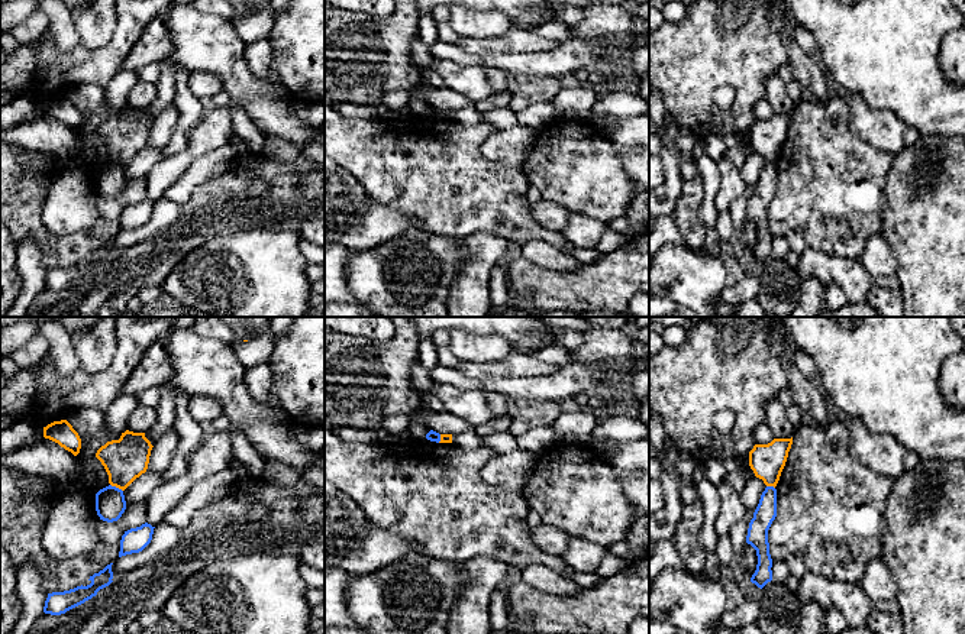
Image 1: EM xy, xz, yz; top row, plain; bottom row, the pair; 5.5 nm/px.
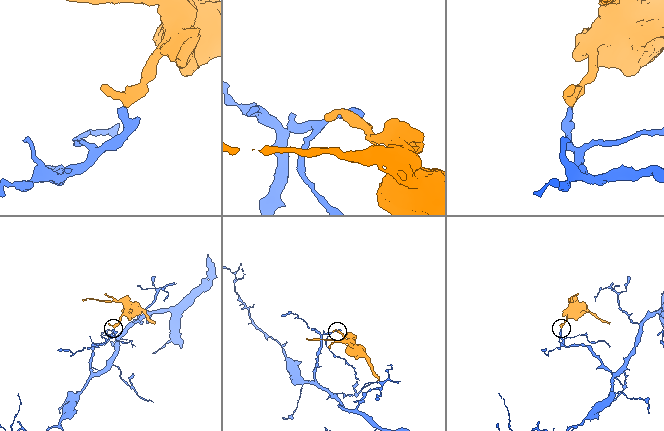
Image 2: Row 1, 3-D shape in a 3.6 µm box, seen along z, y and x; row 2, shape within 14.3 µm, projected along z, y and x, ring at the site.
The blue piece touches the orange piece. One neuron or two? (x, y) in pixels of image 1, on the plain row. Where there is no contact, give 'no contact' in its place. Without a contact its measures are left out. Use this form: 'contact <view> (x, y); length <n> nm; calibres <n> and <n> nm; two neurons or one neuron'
contact xy (115, 162); length 80 nm; calibres 170 and 240 nm; two neurons

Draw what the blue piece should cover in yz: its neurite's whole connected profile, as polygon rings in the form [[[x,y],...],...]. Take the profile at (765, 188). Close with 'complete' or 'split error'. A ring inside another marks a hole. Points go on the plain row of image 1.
[[[766,162],[749,198],[746,219],[756,226],[758,240],[751,258],[764,263],[772,256],[772,234],[769,230],[768,206],[777,193],[777,165]]]; complete

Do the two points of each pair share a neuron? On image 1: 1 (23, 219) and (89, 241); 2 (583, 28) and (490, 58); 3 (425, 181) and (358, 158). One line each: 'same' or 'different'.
1: same
2: different
3: same

